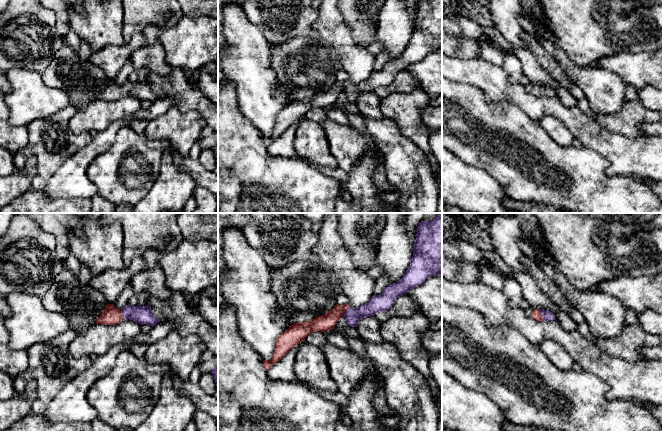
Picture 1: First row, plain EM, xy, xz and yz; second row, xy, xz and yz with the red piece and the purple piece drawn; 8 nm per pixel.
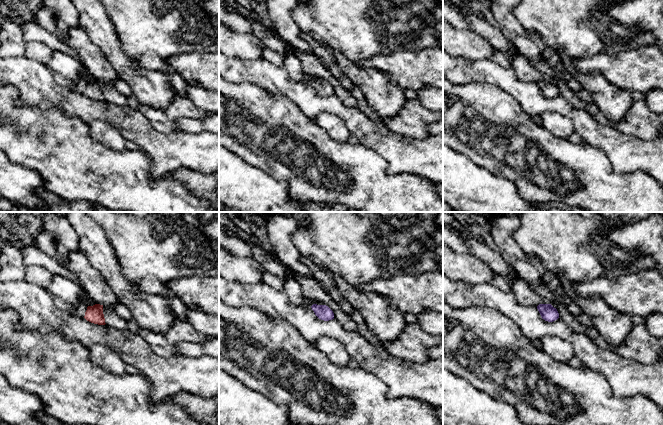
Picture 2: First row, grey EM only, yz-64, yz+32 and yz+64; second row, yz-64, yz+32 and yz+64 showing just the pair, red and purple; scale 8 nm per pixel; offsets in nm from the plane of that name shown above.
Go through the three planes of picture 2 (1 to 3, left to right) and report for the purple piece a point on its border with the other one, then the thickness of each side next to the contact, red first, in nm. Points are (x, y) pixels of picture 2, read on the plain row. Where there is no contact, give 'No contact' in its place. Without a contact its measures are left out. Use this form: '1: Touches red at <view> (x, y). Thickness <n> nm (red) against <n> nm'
1: No contact
2: No contact
3: No contact

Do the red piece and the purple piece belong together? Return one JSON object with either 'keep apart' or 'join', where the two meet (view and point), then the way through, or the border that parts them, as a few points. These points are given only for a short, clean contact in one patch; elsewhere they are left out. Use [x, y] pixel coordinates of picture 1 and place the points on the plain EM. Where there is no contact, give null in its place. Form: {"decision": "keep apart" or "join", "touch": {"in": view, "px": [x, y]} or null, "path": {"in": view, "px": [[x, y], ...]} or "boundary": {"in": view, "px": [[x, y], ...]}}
{"decision": "join", "touch": {"in": "yz", "px": [541, 91]}, "path": {"in": "yz", "px": [[536, 90], [541, 91], [547, 91]]}}

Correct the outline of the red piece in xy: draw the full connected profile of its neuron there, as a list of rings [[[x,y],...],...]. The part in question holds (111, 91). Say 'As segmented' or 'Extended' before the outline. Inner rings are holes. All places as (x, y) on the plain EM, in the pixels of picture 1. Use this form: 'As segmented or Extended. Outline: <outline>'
Extended. Outline: [[[109,80],[105,83],[101,92],[97,94],[96,100],[115,101],[124,95],[133,96],[140,101],[148,100],[152,103],[161,97],[153,91],[153,86],[149,81],[132,82],[128,80],[120,86],[114,80]]]

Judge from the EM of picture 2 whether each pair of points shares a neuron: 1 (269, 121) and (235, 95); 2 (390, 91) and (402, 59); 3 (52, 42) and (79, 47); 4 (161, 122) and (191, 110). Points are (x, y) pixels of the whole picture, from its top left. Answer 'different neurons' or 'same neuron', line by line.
1: same neuron
2: different neurons
3: different neurons
4: same neuron

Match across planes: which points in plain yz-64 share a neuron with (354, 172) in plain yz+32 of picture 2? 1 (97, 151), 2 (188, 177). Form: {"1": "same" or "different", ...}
{"1": "same", "2": "different"}

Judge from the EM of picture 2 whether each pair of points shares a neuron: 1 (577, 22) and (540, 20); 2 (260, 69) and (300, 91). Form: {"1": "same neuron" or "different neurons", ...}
{"1": "same neuron", "2": "same neuron"}

